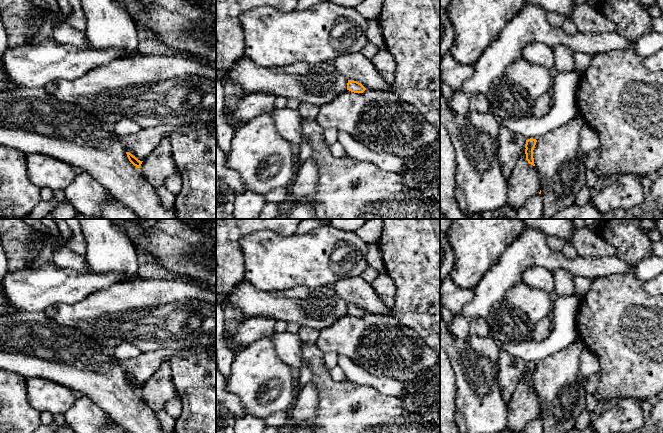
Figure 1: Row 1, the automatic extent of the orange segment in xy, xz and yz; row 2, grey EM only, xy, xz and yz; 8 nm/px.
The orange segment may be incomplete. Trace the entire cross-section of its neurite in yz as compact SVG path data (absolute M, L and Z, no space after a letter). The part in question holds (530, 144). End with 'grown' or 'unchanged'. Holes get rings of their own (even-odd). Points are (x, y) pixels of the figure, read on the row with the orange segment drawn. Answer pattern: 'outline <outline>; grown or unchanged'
outline M530 138L526 140L525 144L525 154L526 154L526 160L528 161L529 164L535 166L534 164L534 158L533 158L533 150L535 148L537 140Z; unchanged

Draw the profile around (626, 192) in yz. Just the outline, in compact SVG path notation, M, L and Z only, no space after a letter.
M623 174L614 183L604 187L590 202L603 214L616 209L633 210L644 201L641 178L636 174Z

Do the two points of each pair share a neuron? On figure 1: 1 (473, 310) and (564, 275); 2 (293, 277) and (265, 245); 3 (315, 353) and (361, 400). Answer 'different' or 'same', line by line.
1: different
2: same
3: same

